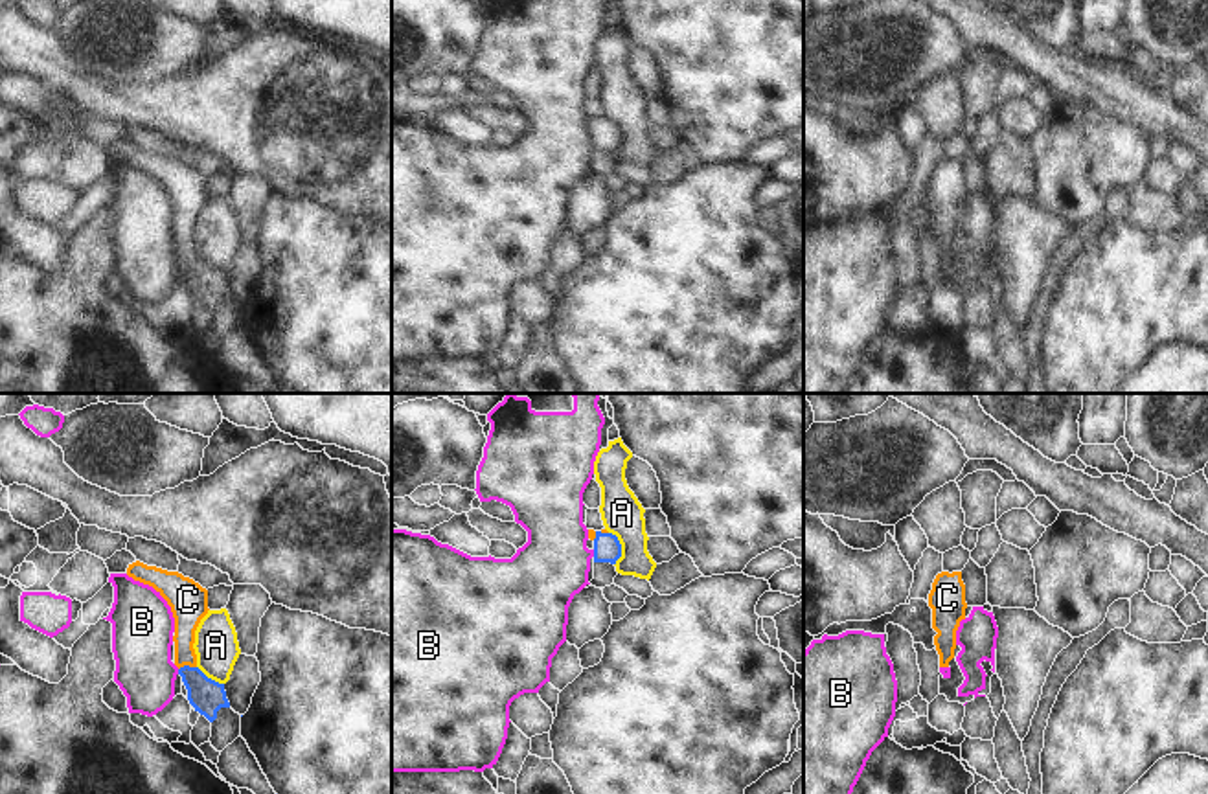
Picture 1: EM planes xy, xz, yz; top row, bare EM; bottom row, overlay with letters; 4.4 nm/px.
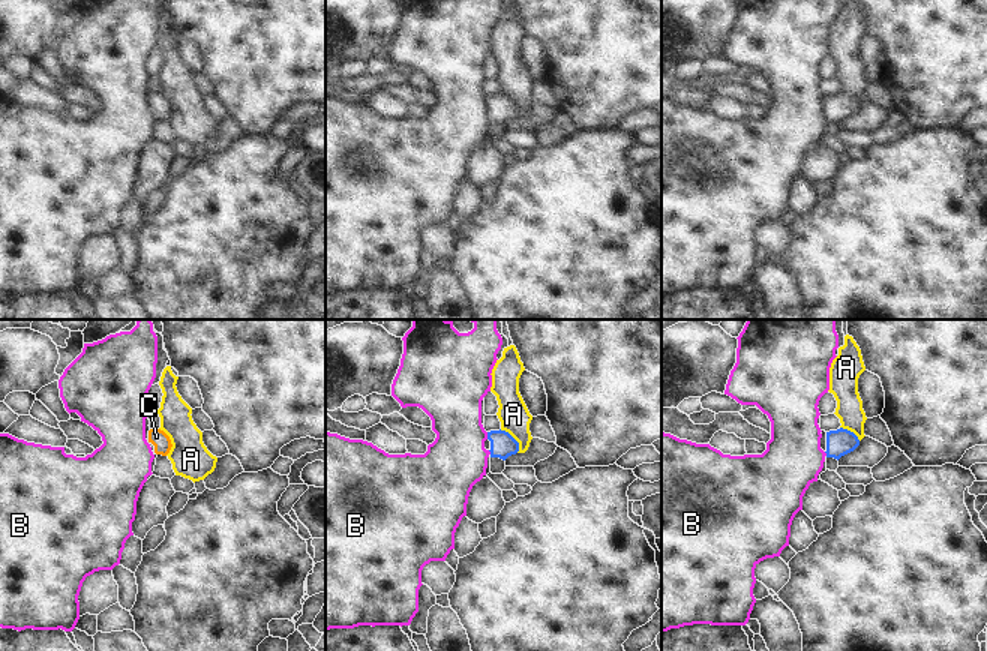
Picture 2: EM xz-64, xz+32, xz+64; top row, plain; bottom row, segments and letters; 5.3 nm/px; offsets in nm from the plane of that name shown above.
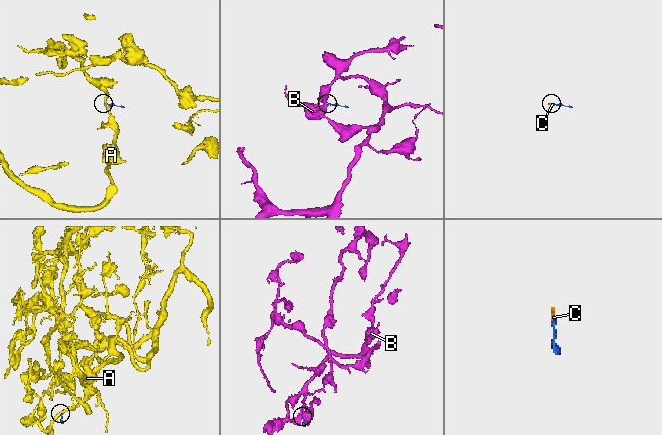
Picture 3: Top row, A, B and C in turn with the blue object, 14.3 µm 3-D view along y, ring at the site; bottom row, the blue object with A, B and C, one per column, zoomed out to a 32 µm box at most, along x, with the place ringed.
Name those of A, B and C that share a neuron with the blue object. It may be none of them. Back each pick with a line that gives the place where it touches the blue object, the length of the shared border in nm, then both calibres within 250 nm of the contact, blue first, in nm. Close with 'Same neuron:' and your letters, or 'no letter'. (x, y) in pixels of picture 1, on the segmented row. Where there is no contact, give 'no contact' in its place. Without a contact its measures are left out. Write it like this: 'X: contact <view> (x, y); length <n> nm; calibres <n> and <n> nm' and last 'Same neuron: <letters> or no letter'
C: contact xy (186, 666); length 80 nm; calibres 150 and 150 nm
Same neuron: C

